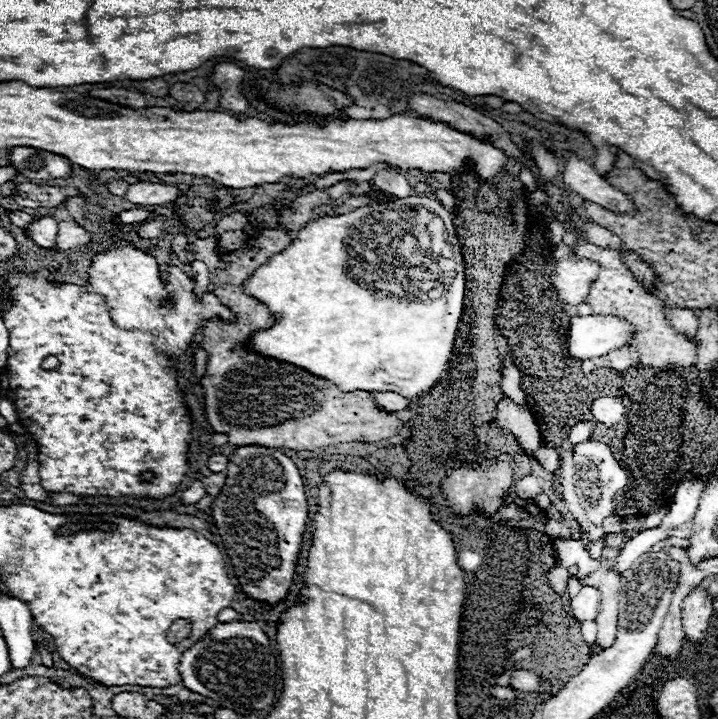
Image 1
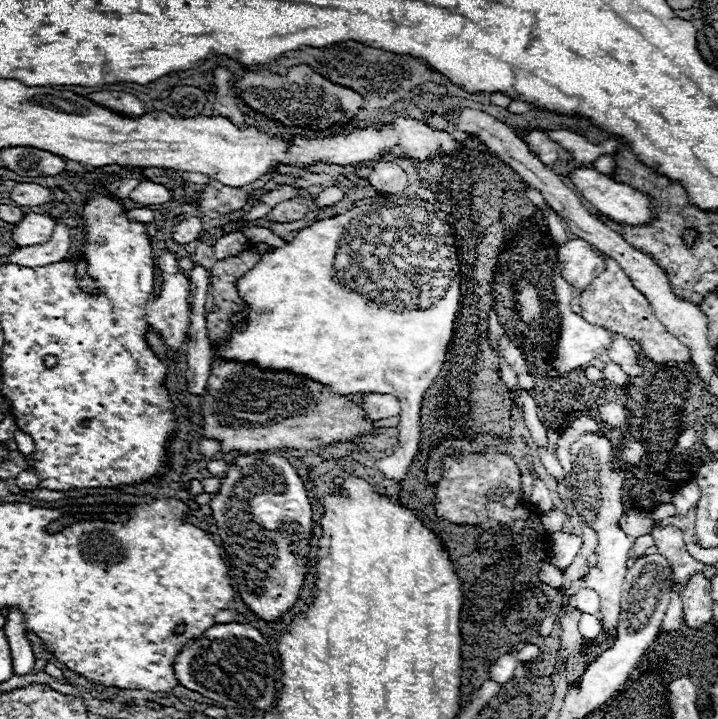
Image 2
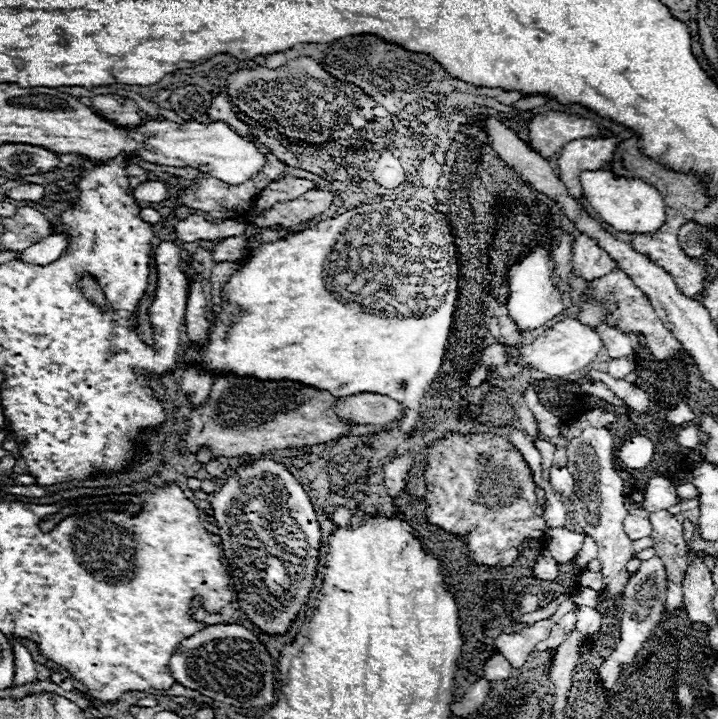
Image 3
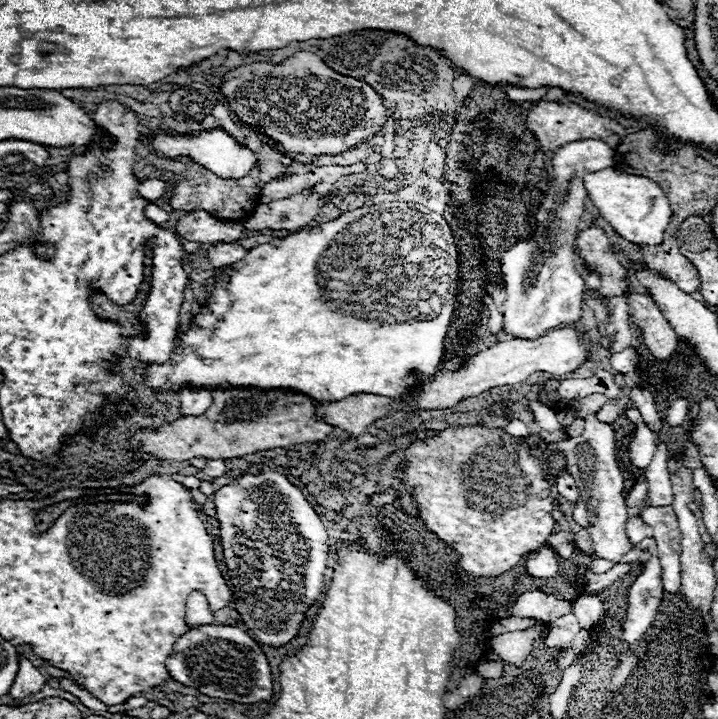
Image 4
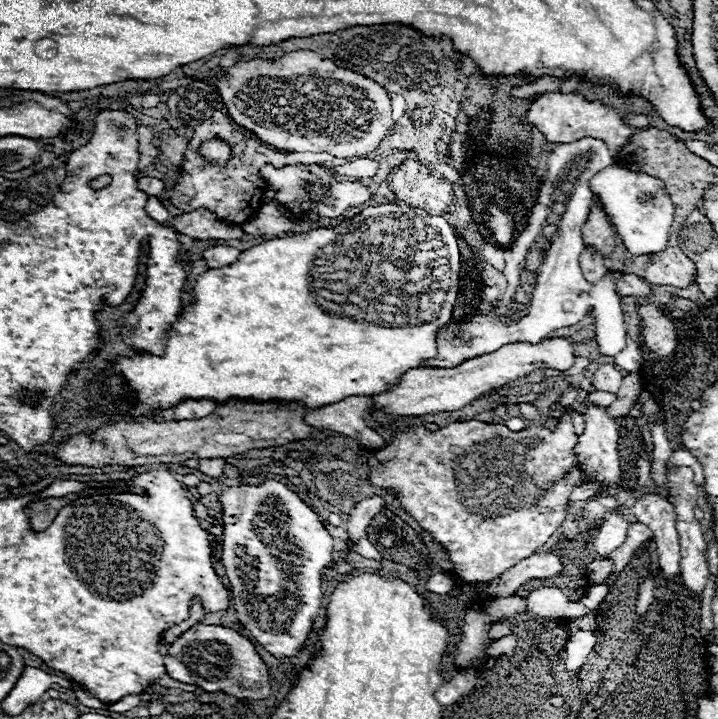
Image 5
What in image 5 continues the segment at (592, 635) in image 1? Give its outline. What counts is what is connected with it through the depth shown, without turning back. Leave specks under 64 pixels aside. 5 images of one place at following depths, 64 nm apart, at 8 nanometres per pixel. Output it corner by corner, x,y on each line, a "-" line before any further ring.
592,586
592,588
588,588
586,596
580,602
586,604
588,608
592,608
592,610
598,610
604,594
606,594
606,586

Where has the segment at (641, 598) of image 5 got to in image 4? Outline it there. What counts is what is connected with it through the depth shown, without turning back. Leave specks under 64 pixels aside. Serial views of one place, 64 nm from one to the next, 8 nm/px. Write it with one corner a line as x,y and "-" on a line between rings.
656,556
644,564
644,572
636,578
628,592
628,612
624,622
626,644
642,640
644,632
652,626
656,610
662,602
662,568

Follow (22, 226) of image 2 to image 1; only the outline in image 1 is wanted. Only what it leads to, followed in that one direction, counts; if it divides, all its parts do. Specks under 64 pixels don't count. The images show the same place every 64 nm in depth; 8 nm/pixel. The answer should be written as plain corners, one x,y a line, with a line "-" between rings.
50,216
44,218
34,218
28,230
24,230
26,238
30,238
34,244
42,248
52,248
56,244
56,234
58,234
58,222

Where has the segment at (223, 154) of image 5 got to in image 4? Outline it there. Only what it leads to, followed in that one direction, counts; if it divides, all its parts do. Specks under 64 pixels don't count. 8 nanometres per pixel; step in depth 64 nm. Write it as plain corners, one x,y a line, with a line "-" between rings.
212,130
212,132
198,132
198,134
190,134
186,138
180,136
168,136
164,132
160,132
156,138
146,140
148,148
164,158
176,158
176,156
190,156
192,160
196,160
198,164
206,166
208,170
212,170
214,174
218,174
220,178
242,178
246,172
250,172
256,164
256,158
250,150
242,148
234,138
230,138
224,130

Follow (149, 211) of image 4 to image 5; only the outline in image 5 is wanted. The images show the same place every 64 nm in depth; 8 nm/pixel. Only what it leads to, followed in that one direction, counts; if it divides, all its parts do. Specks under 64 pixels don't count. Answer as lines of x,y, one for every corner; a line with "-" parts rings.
148,198
148,202
146,202
146,214
150,218
154,218
156,222
160,222
160,224
170,220
170,212
160,204
158,198

